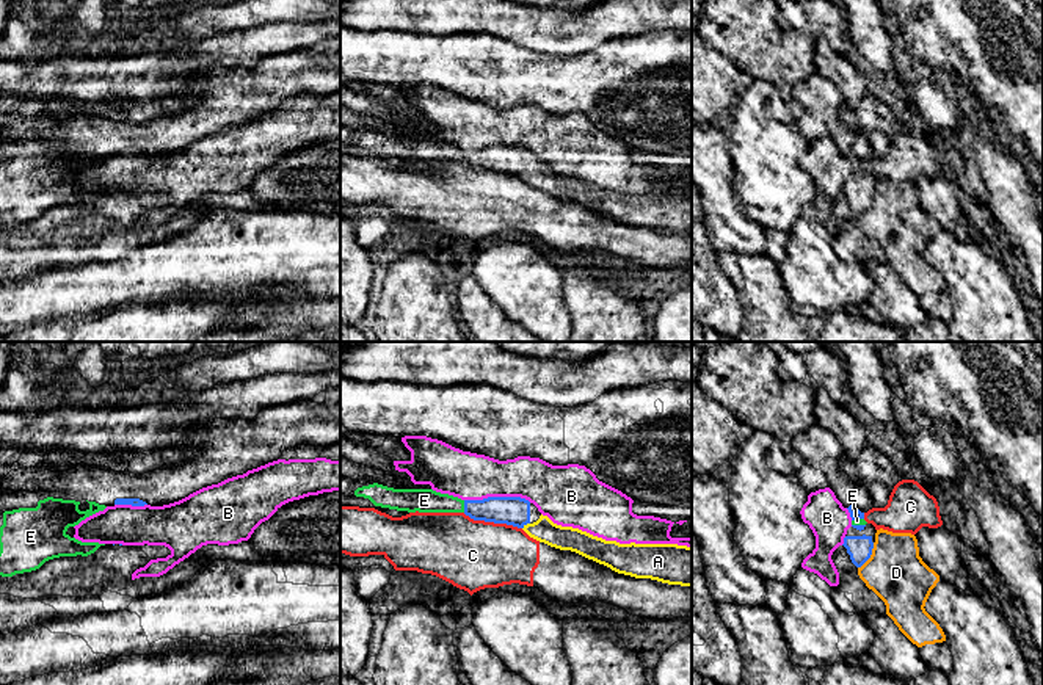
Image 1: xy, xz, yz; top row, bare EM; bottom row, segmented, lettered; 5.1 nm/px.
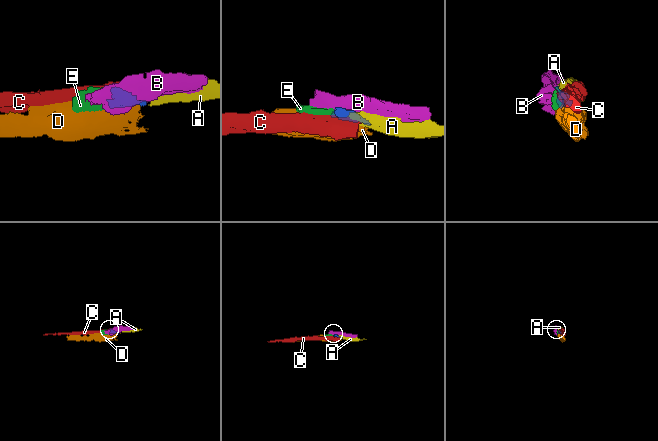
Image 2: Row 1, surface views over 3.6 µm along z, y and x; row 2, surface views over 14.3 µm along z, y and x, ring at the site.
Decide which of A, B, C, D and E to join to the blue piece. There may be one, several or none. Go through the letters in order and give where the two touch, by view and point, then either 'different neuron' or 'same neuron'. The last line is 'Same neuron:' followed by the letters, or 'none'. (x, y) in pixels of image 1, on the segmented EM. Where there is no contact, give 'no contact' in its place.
A: meets blue in xz at (526, 524); same neuron
B: meets blue in xz at (497, 497); different neuron
C: meets blue in xz at (493, 521); different neuron
D: meets blue in yz at (871, 554); different neuron
E: meets blue in xz at (465, 507); same neuron
Same neuron: A, E

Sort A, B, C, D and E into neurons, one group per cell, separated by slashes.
A E / B / C / D

